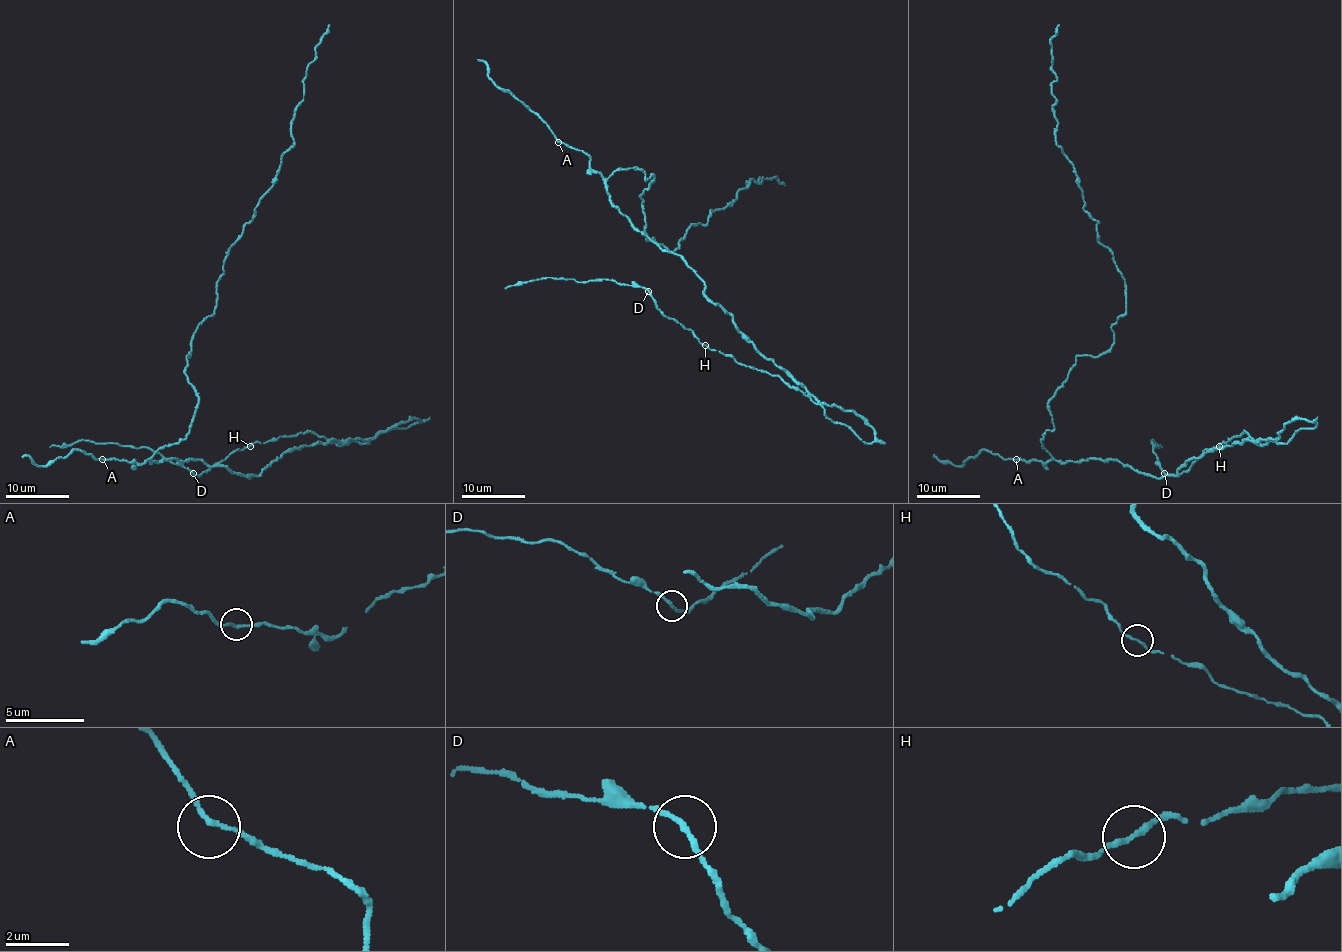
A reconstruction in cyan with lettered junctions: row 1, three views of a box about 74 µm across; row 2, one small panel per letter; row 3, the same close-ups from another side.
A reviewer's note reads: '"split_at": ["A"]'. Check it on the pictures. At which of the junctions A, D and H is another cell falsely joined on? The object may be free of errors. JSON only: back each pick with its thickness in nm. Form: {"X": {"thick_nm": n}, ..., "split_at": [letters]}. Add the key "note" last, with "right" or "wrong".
{"split_at": [], "note": "wrong"}

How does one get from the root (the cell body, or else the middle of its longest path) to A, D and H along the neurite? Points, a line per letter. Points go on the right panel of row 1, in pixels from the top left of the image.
A: (1082, 460), (1050, 460), (1043, 463), (1039, 460), (1025, 462), (1016, 459)
D: (1082, 460), (1119, 460), (1163, 478), (1204, 452), (1260, 443), (1246, 432), (1206, 449), (1181, 474), (1165, 473)
H: (1082, 460), (1119, 460), (1163, 478), (1176, 476), (1190, 459), (1204, 452), (1260, 443), (1246, 432), (1219, 446)

